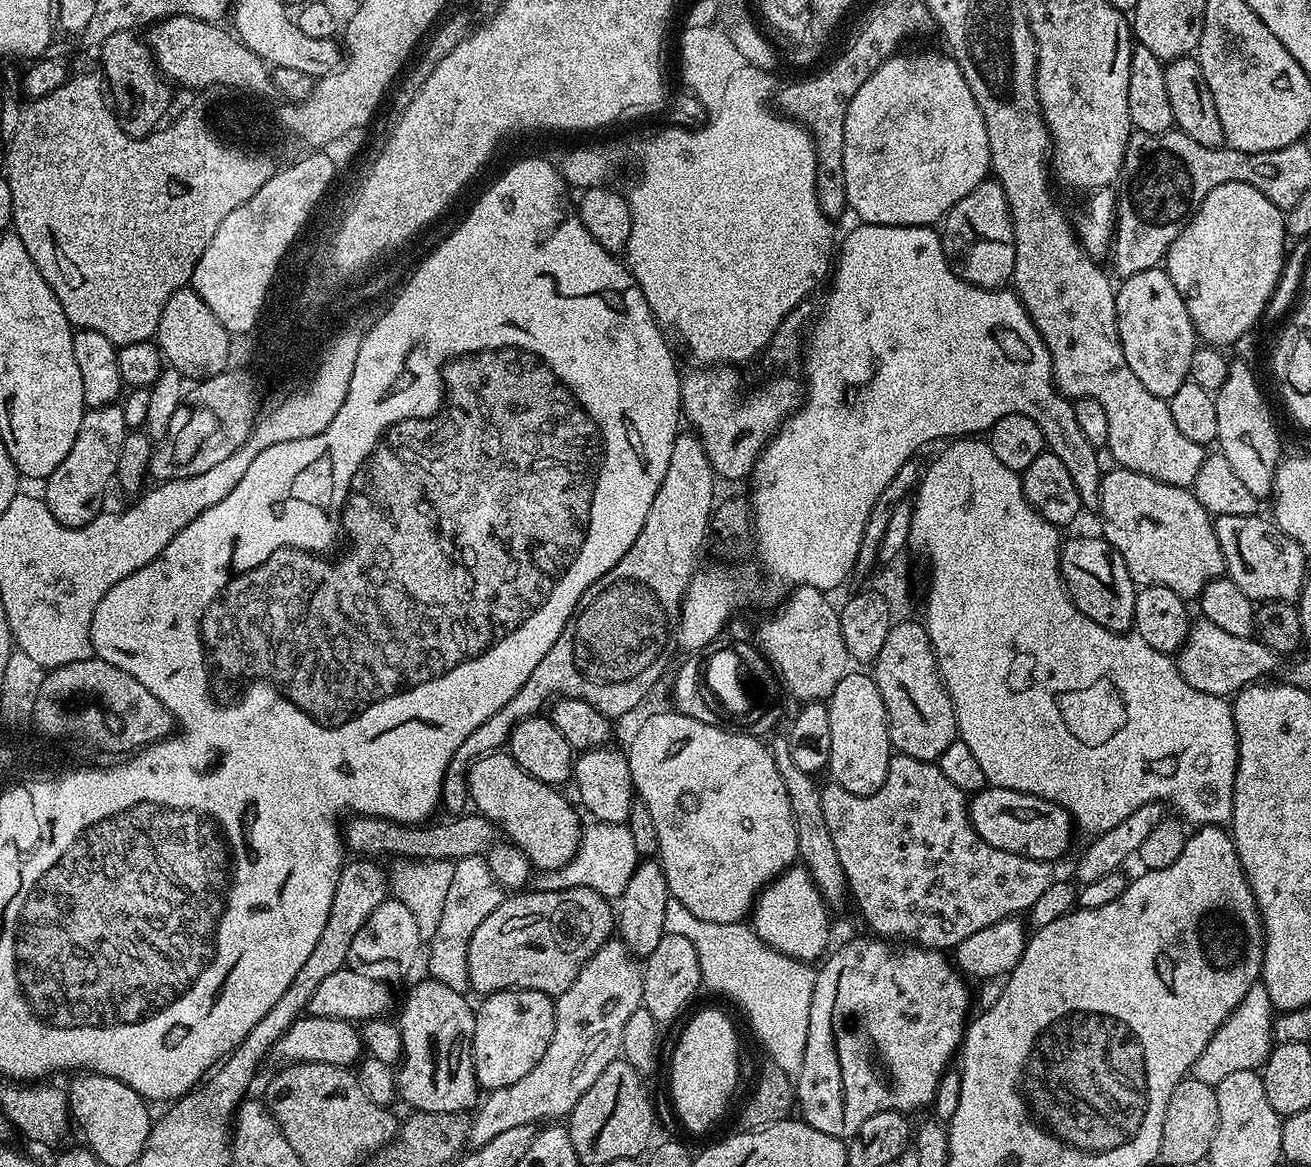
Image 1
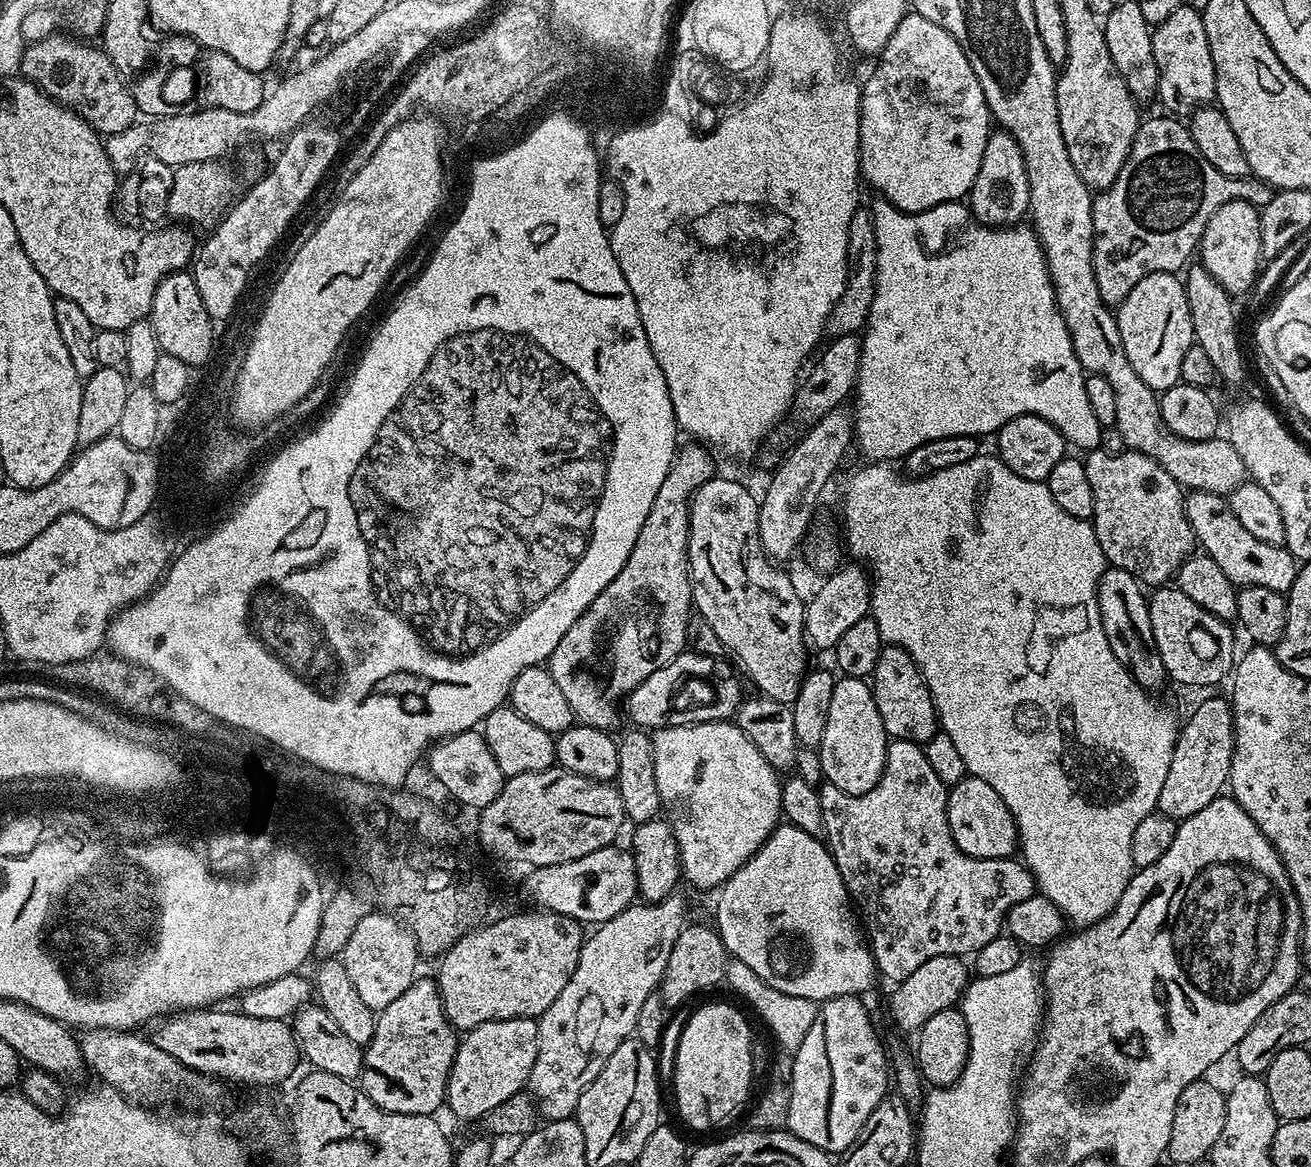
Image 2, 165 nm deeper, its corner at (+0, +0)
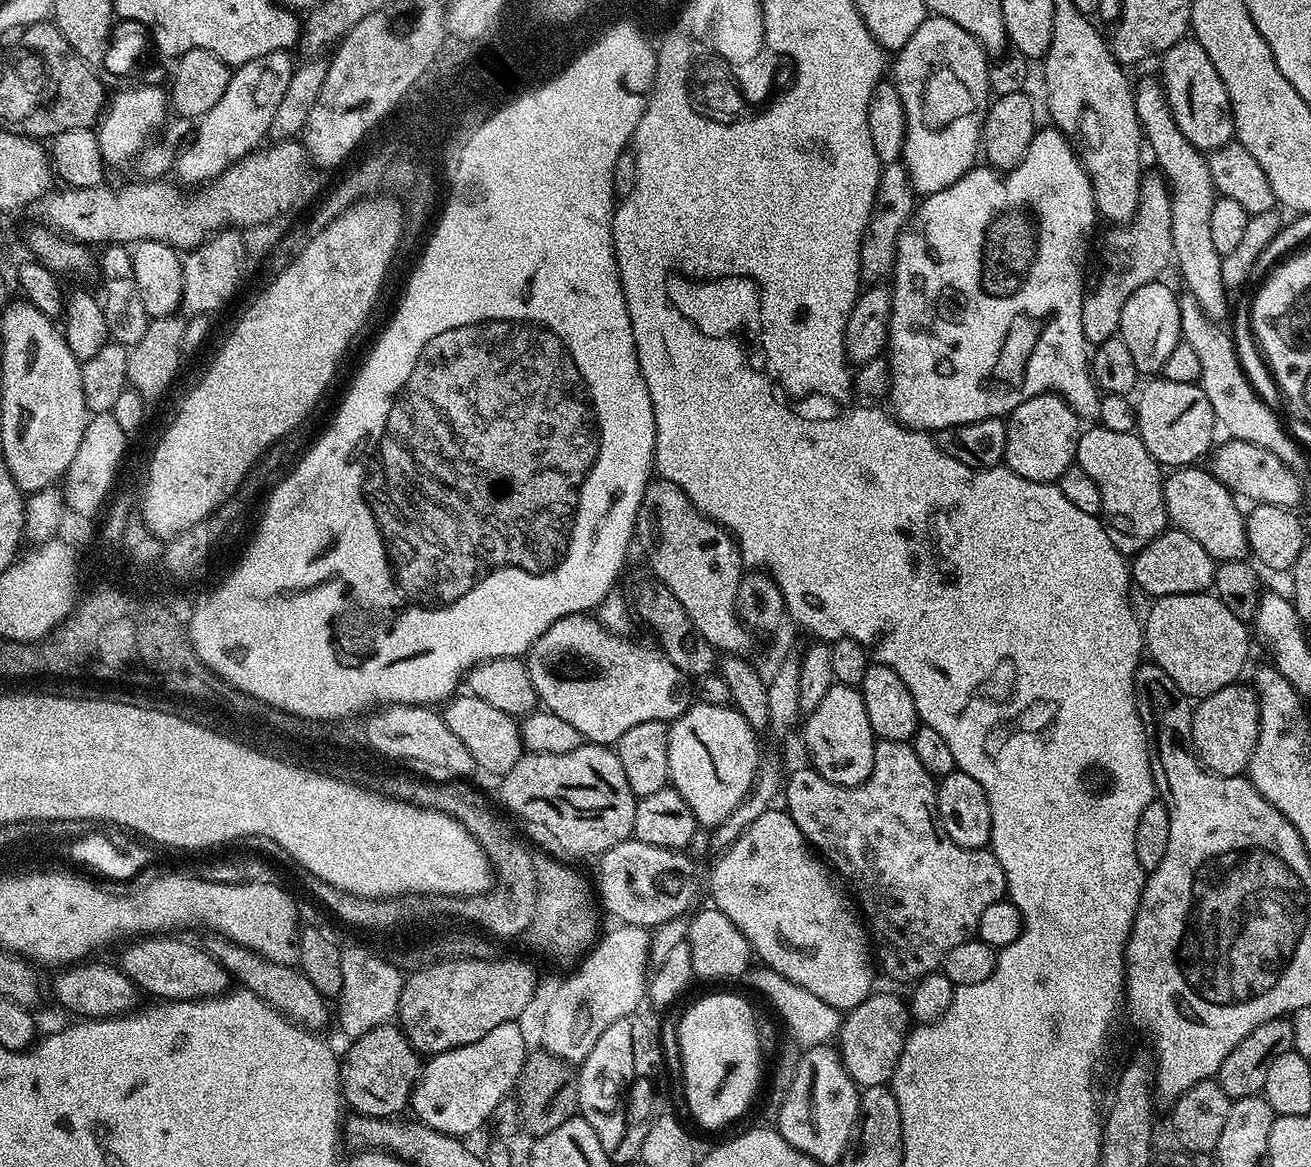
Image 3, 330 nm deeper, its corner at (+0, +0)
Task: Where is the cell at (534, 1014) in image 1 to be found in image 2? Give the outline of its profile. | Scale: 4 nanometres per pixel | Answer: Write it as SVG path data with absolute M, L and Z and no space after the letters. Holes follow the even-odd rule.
M533 1017L482 1022L459 1037L446 1086L446 1108L460 1120L479 1121L506 1098L525 1091L534 1058L538 1058L539 1023Z

